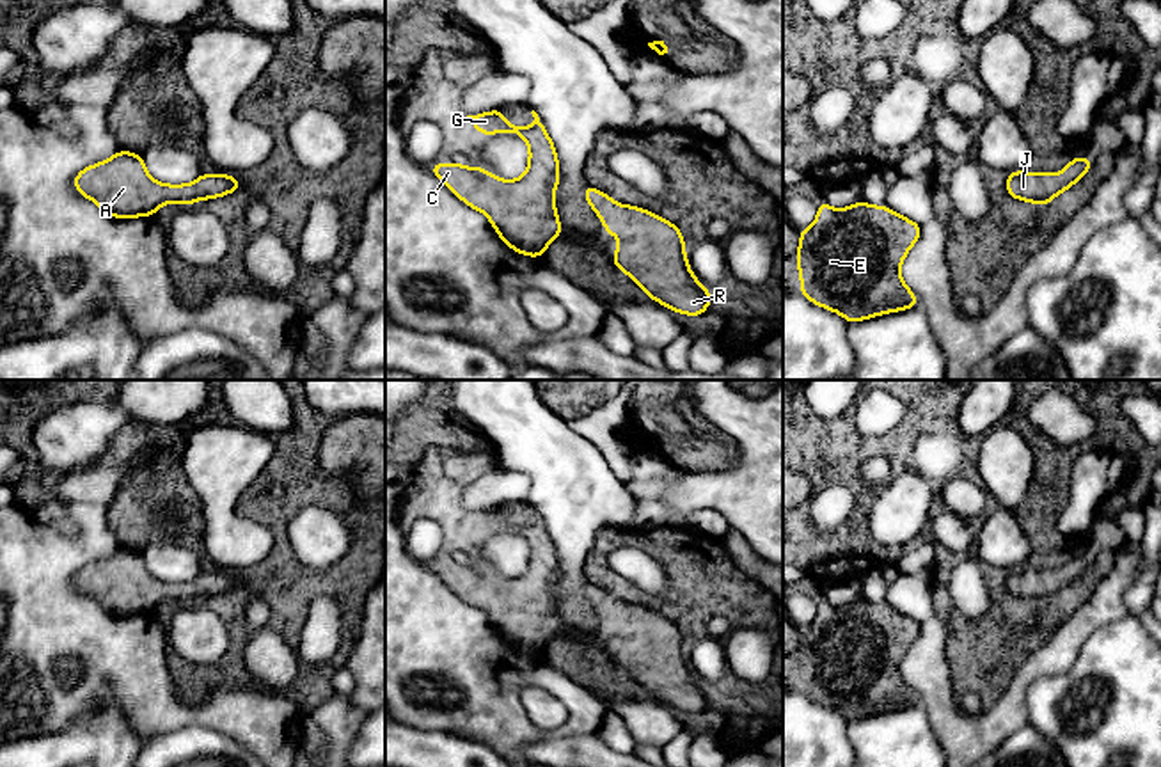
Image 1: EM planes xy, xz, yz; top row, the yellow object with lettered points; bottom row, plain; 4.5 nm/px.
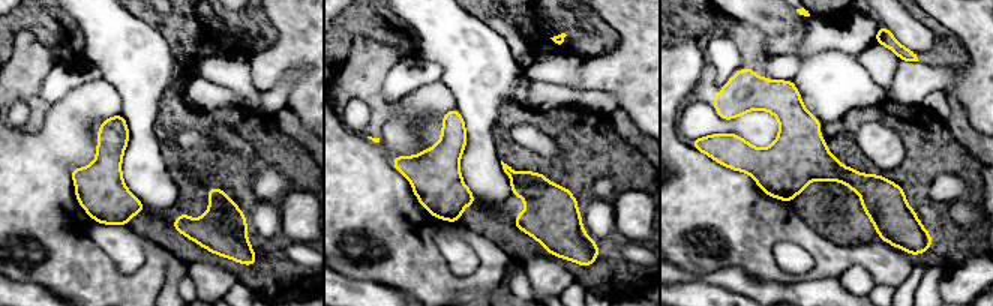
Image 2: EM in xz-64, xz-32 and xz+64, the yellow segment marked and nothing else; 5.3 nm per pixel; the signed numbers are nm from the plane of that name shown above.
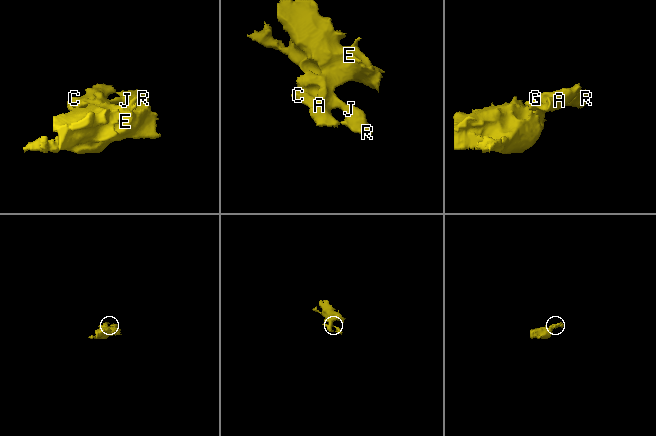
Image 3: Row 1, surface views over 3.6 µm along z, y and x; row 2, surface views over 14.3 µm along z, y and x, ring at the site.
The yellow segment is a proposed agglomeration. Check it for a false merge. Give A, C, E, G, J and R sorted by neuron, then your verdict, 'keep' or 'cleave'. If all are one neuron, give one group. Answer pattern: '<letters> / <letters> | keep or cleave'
A C E G J R | keep

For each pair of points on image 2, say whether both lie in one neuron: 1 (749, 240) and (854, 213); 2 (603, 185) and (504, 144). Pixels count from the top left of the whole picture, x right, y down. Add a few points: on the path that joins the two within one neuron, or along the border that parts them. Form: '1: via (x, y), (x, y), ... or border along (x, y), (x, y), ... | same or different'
1: border along (791, 201), (795, 212), (815, 231), (837, 243) | different
2: via (587, 152), (557, 122), (521, 117) | same

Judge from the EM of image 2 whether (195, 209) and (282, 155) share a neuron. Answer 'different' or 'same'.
same

